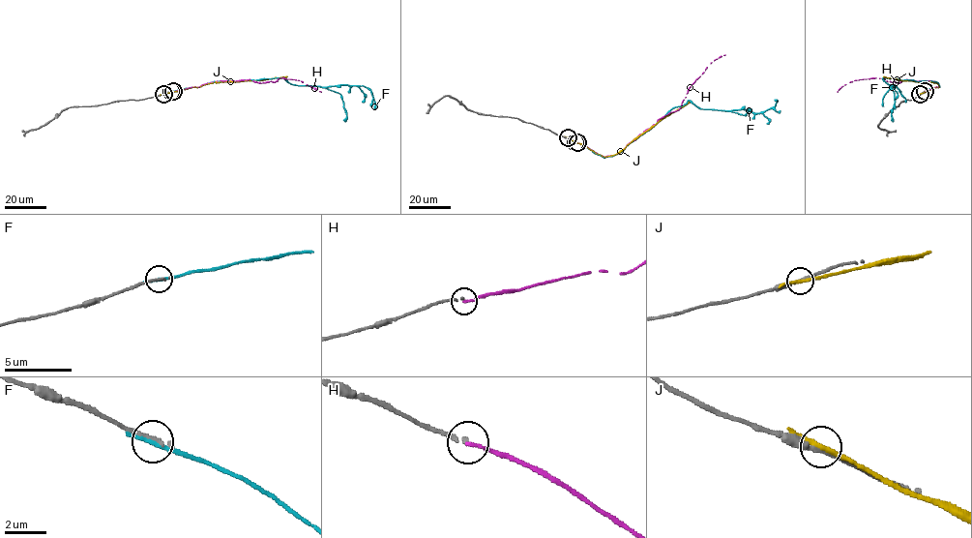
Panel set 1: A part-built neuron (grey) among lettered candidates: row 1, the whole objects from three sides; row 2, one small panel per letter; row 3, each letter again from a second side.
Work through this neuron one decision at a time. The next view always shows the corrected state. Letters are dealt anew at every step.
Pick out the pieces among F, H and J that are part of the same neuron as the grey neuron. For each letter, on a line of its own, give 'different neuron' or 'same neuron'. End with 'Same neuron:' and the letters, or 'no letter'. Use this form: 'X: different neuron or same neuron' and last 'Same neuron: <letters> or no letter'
F: different neuron
H: different neuron
J: different neuron
Same neuron: no letter

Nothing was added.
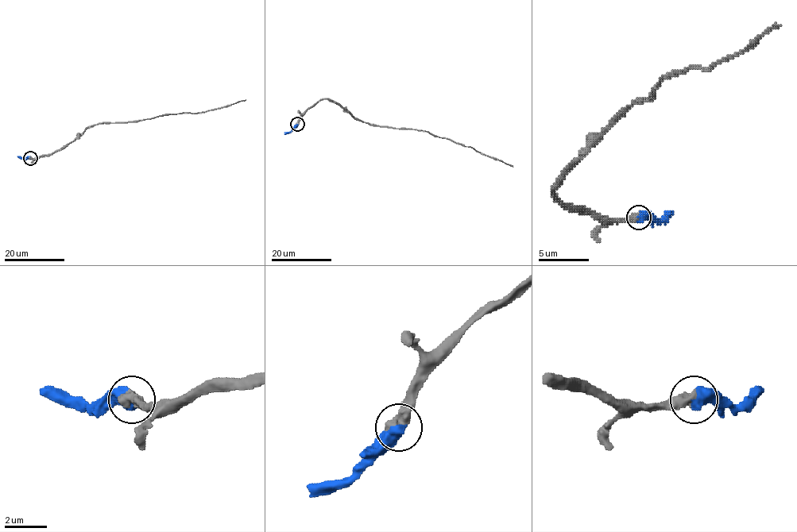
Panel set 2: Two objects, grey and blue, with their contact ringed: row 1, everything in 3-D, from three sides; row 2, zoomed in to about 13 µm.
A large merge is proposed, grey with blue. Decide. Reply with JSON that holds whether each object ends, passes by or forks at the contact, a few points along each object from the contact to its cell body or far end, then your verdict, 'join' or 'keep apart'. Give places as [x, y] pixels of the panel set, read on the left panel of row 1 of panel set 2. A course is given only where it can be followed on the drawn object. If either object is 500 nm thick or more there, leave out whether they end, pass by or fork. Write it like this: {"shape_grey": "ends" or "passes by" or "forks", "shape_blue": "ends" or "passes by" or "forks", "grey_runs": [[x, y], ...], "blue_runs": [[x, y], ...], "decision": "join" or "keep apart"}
{"grey_runs": [[30, 157], [39, 158], [63, 149], [87, 128], [98, 124], [139, 121], [173, 113], [203, 112], [245, 100]], "blue_runs": [[30, 157], [17, 156]], "decision": "join"}

